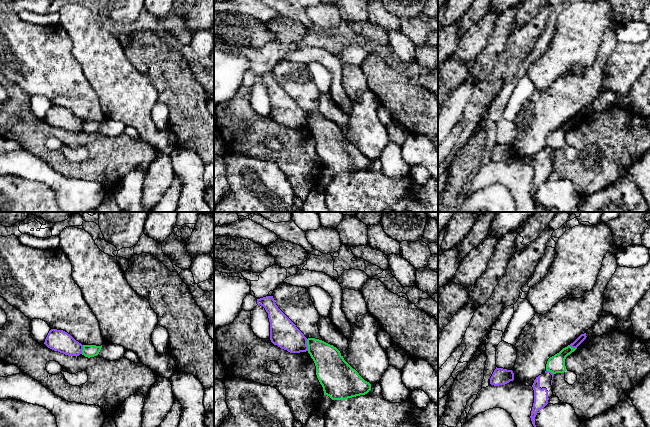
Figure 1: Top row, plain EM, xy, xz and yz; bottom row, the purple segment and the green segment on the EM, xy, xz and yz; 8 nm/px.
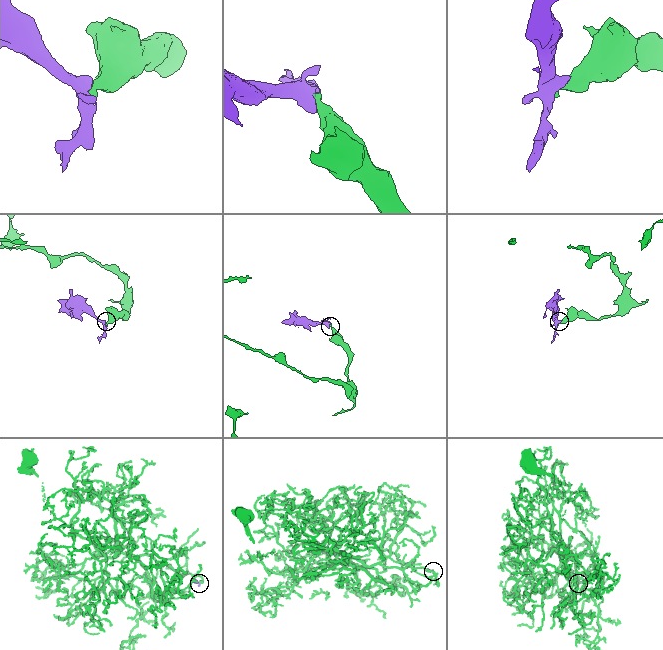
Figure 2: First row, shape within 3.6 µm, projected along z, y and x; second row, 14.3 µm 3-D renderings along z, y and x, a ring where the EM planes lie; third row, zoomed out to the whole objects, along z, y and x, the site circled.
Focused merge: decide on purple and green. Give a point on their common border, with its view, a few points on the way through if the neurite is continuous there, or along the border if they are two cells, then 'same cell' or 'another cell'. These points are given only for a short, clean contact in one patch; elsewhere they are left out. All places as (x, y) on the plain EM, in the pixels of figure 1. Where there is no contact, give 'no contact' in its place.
meets purple in xz at (306, 121); border along xz (306, 115), (308, 126); another cell

